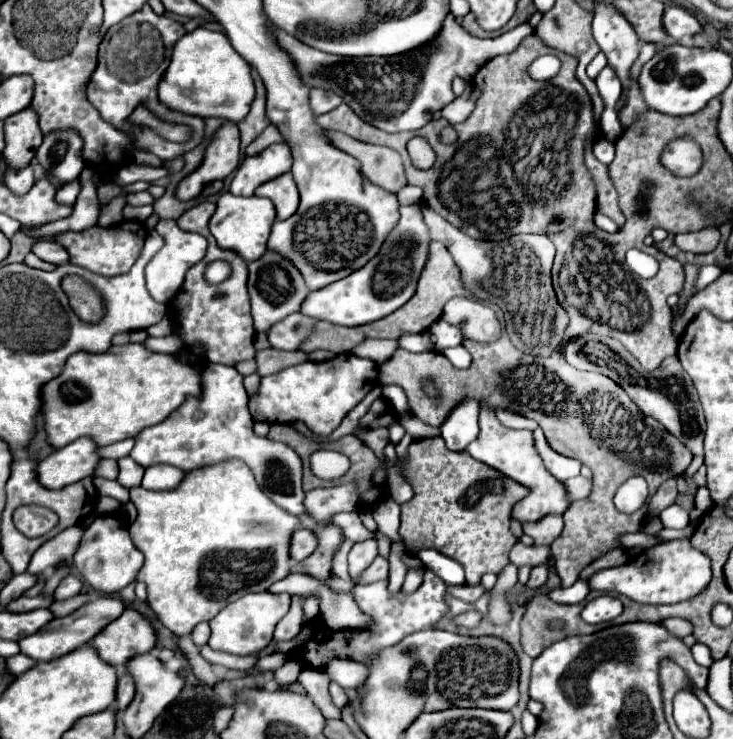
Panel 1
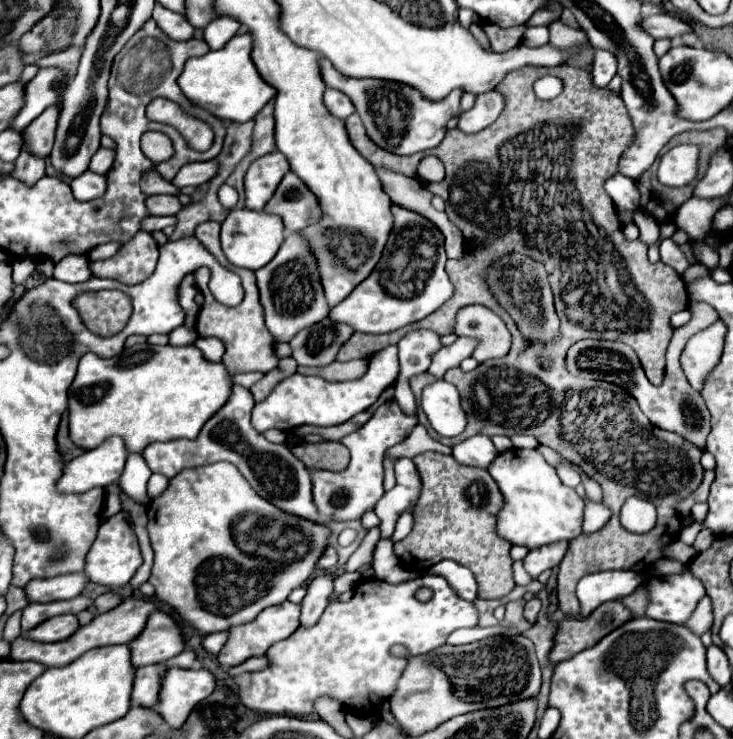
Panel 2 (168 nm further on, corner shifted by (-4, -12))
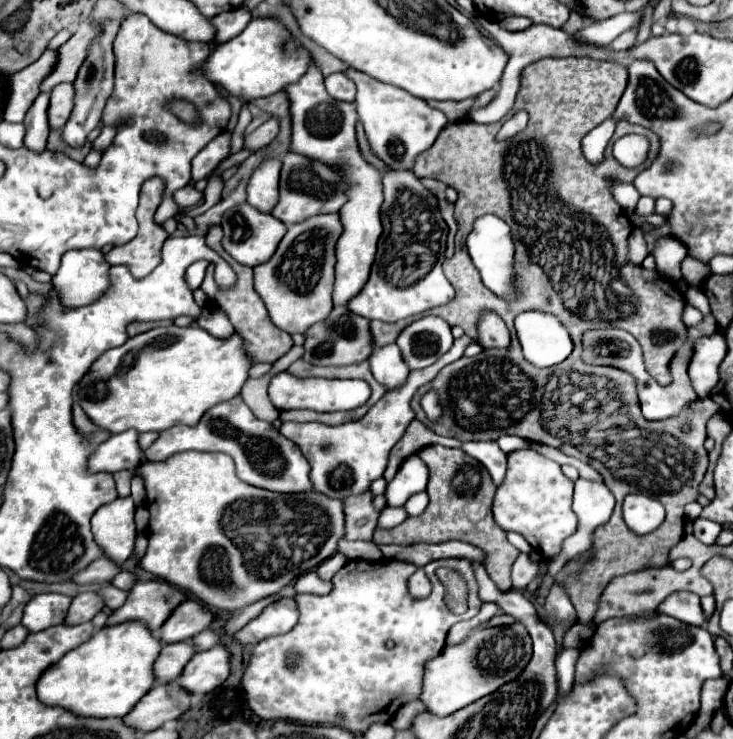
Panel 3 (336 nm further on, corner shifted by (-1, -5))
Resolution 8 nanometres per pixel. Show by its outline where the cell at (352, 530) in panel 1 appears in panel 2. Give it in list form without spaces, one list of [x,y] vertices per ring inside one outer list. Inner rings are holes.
[[[235,384],[229,402],[205,422],[203,430],[199,432],[199,436],[195,440],[177,438],[171,442],[149,444],[143,450],[143,456],[149,464],[149,468],[167,478],[173,478],[175,474],[179,474],[185,468],[195,468],[195,466],[205,466],[205,464],[213,464],[219,460],[227,460],[239,468],[239,472],[245,476],[245,480],[251,484],[251,488],[259,496],[263,496],[277,508],[281,508],[289,514],[313,520],[313,522],[325,522],[319,516],[319,512],[313,504],[313,498],[311,498],[309,470],[305,468],[305,464],[301,464],[301,460],[297,460],[293,456],[293,452],[289,452],[289,448],[285,448],[285,444],[273,444],[265,436],[261,438],[261,432],[257,432],[251,426],[253,406],[255,406],[255,402],[253,402],[251,392],[247,388]]]

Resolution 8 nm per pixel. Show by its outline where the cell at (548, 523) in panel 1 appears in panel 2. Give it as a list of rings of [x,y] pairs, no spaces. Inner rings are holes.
[[[555,542],[555,544],[547,544],[547,546],[541,546],[541,548],[529,550],[529,554],[523,560],[523,566],[531,574],[531,578],[537,580],[537,576],[541,572],[555,568],[563,560],[567,548],[569,548],[567,542]]]

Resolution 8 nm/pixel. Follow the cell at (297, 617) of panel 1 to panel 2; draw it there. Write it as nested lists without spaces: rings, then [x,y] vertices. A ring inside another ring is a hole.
[[[323,574],[311,580],[311,584],[307,586],[307,596],[301,602],[301,626],[313,626],[319,616],[323,614],[323,610],[329,604],[329,596],[333,594],[333,580],[335,574]]]

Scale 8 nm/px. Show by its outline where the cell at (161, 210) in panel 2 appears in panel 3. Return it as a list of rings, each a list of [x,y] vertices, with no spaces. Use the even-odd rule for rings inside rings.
[[[186,185],[186,187],[182,187],[182,189],[178,189],[174,193],[174,201],[176,201],[176,205],[180,209],[186,209],[190,205],[196,205],[200,199],[202,199],[202,193],[196,191],[192,185]]]

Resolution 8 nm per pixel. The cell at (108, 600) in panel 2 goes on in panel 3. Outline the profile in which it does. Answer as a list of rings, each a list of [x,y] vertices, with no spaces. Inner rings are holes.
[[[120,571],[120,573],[112,579],[112,585],[114,585],[116,589],[122,589],[122,591],[130,591],[134,583],[136,583],[134,575],[132,575],[132,573],[126,573],[126,571]]]

